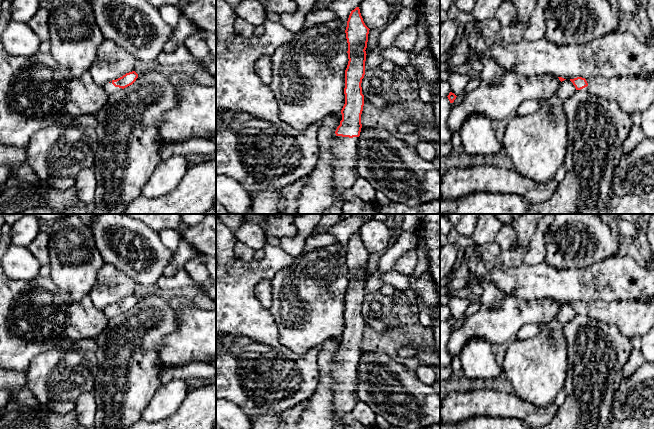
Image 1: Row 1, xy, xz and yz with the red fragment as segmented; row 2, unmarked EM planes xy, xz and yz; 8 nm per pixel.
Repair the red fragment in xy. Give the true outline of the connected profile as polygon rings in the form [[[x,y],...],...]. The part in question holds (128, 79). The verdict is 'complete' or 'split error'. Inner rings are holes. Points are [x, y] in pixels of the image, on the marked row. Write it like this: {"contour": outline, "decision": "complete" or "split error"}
{"contour": [[[135,71],[126,73],[122,77],[112,80],[110,83],[105,83],[102,87],[104,91],[110,95],[121,89],[124,89],[130,85],[132,85],[136,79],[138,78],[138,74]]], "decision": "split error"}

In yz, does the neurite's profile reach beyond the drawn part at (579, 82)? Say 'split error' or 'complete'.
split error

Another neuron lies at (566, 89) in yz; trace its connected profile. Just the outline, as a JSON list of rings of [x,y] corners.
[[[564,80],[560,83],[557,97],[562,101],[566,101],[569,97],[571,97],[575,92],[576,88],[570,80]]]

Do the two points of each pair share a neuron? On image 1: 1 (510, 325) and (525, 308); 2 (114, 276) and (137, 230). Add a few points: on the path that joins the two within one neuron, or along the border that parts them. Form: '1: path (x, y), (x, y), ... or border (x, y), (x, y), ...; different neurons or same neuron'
1: path (512, 321), (521, 312); same neuron
2: border (105, 263), (118, 267), (136, 283); different neurons

